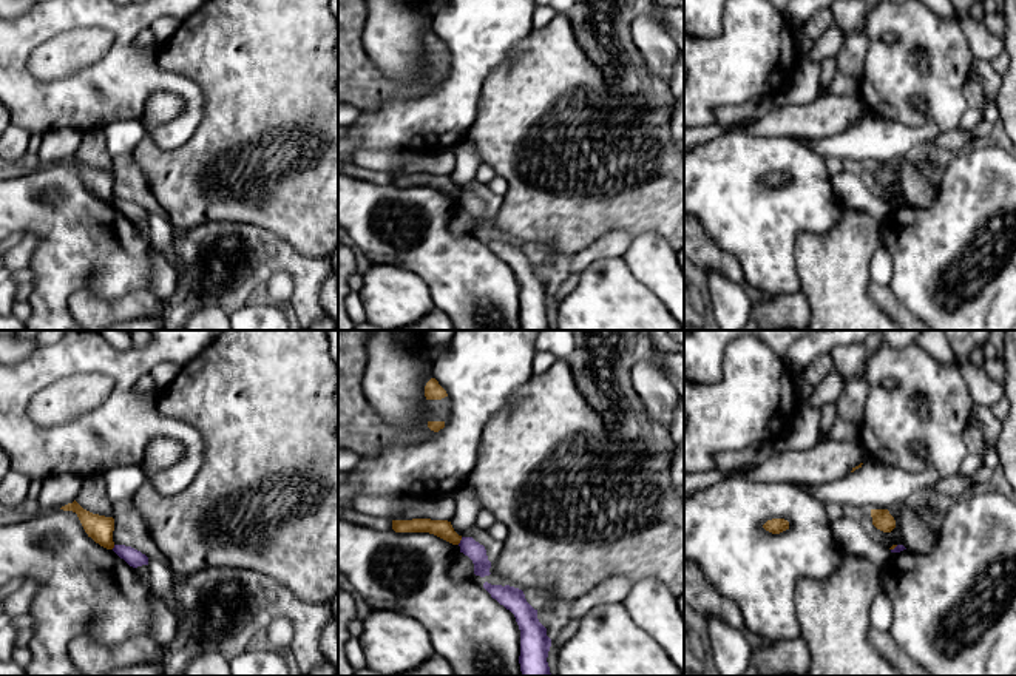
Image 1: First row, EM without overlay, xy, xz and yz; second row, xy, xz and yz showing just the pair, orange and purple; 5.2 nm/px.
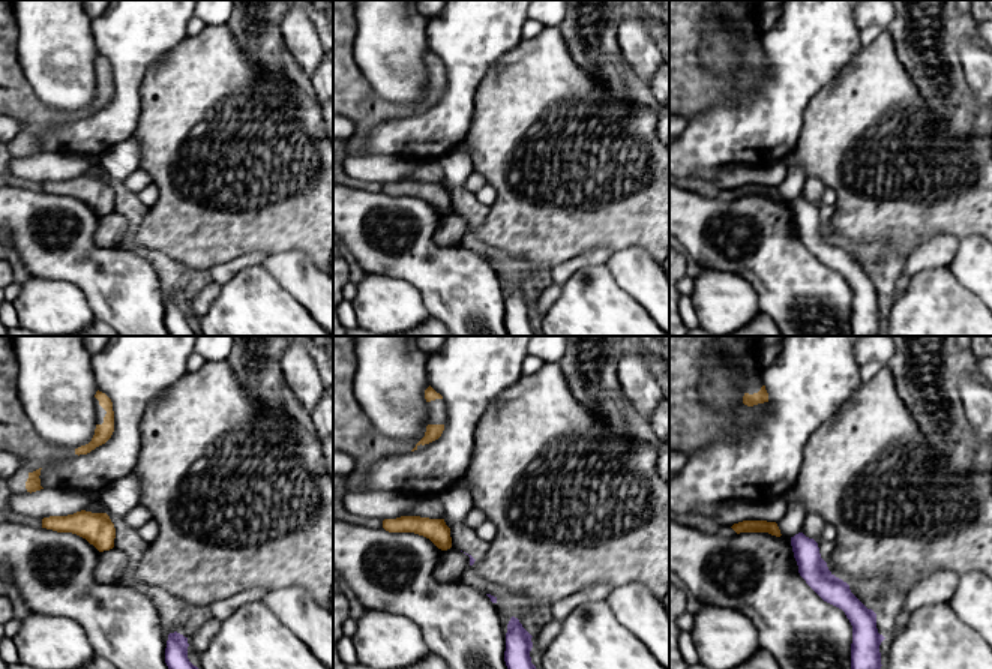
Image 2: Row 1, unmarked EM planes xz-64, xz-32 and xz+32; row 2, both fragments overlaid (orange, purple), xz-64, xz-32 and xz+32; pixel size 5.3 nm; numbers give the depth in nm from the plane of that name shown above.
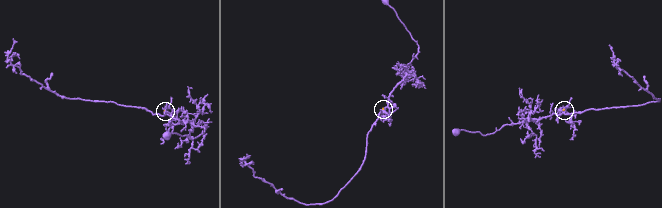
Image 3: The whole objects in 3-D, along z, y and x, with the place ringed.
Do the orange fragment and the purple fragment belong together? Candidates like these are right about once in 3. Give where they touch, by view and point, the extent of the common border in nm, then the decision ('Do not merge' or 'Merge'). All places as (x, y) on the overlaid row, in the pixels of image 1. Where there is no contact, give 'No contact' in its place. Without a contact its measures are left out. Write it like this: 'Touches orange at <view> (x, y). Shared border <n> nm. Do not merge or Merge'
Touches orange at xz (460, 539). Shared border 50 nm. Do not merge

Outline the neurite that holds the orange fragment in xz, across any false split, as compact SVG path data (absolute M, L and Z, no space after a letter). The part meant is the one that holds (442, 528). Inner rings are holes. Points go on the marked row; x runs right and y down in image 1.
M412 519L412 520L392 520L392 529L395 532L429 532L452 545L459 545L462 536L459 536L451 522L431 520L431 519Z

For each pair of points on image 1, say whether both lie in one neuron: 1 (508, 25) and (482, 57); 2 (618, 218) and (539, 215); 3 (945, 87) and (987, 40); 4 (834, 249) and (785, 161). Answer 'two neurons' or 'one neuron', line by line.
1: one neuron
2: one neuron
3: two neurons
4: two neurons

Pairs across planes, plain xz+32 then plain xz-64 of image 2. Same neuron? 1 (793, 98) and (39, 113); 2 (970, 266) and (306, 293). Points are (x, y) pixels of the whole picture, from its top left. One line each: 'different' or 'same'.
1: different
2: same

